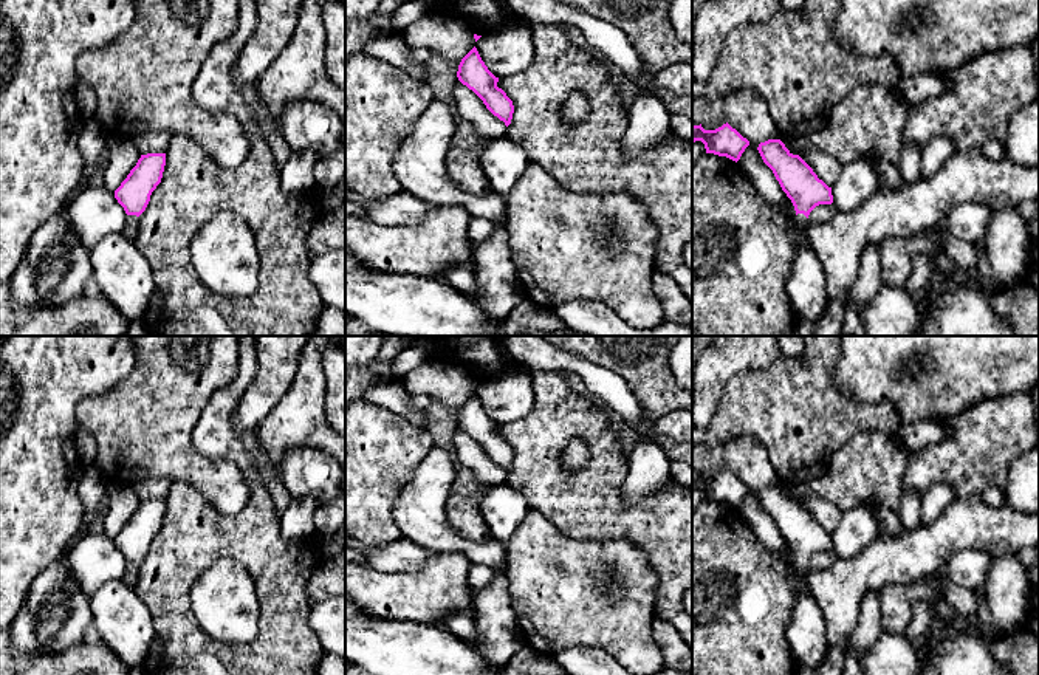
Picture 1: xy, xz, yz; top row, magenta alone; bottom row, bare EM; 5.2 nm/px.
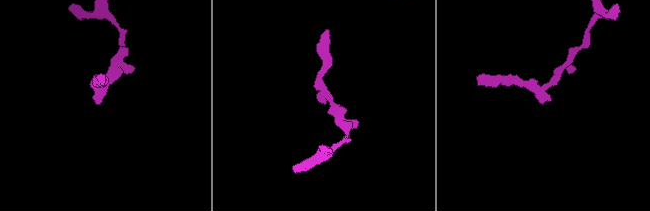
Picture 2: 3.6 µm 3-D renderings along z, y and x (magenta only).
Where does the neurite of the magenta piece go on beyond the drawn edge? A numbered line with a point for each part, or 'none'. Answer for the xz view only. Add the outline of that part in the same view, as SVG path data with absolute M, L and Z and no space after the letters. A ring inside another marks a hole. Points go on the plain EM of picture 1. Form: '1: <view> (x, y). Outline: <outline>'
none

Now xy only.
1: xy (130, 576). Outline: M127 562L125 573L122 576L122 581L135 588L138 581L138 564L136 562Z

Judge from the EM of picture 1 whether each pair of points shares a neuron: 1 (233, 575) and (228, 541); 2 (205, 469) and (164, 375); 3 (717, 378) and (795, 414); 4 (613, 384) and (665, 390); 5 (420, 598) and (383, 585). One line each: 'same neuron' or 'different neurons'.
1: different neurons
2: same neuron
3: different neurons
4: different neurons
5: same neuron

